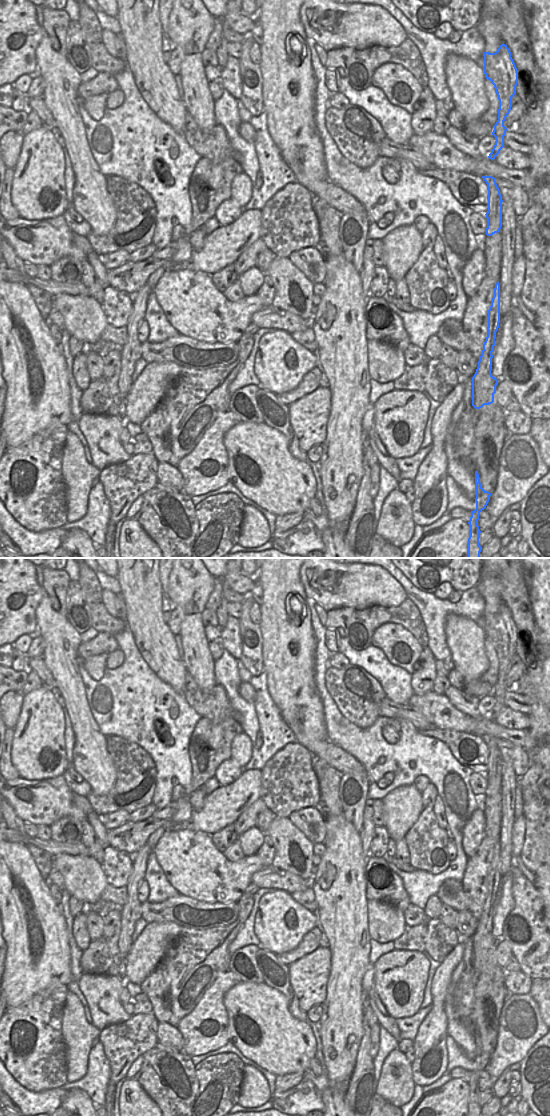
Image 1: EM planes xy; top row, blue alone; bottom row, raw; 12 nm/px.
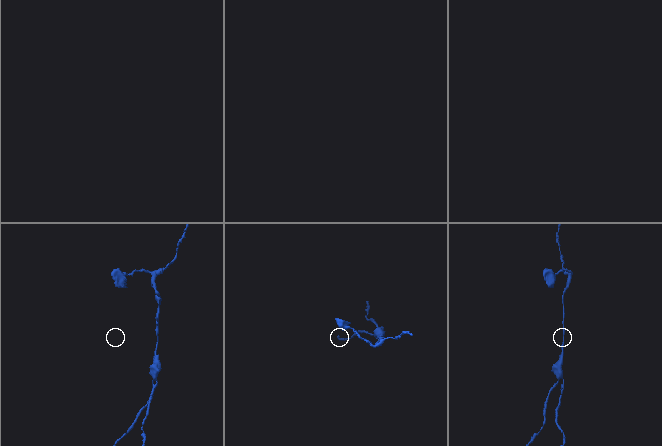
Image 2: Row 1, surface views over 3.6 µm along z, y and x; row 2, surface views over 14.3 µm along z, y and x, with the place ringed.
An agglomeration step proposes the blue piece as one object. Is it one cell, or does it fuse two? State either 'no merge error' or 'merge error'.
merge error

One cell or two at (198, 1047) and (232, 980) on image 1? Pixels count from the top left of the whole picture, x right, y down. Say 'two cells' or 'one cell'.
one cell

